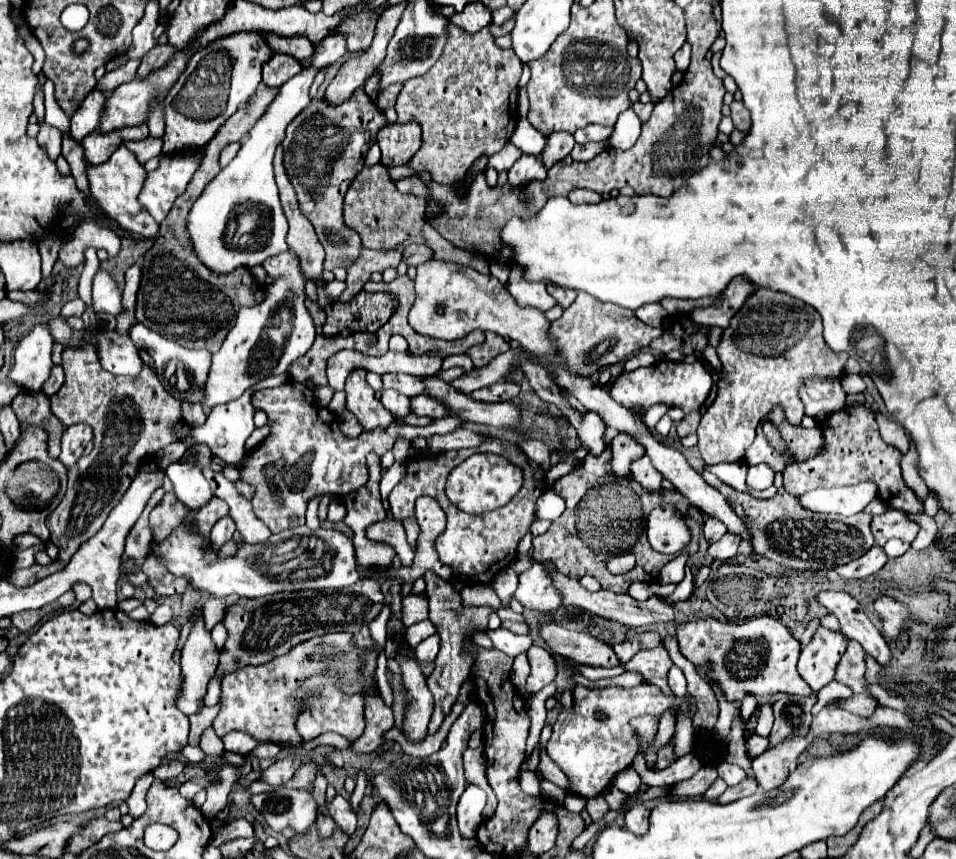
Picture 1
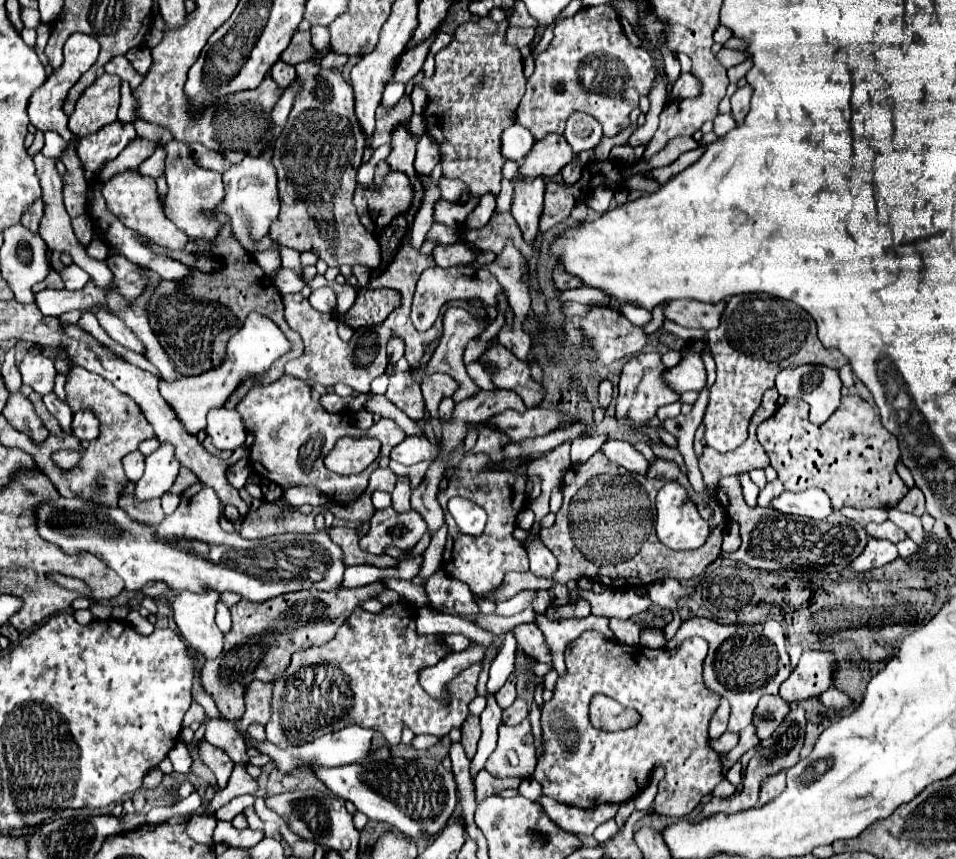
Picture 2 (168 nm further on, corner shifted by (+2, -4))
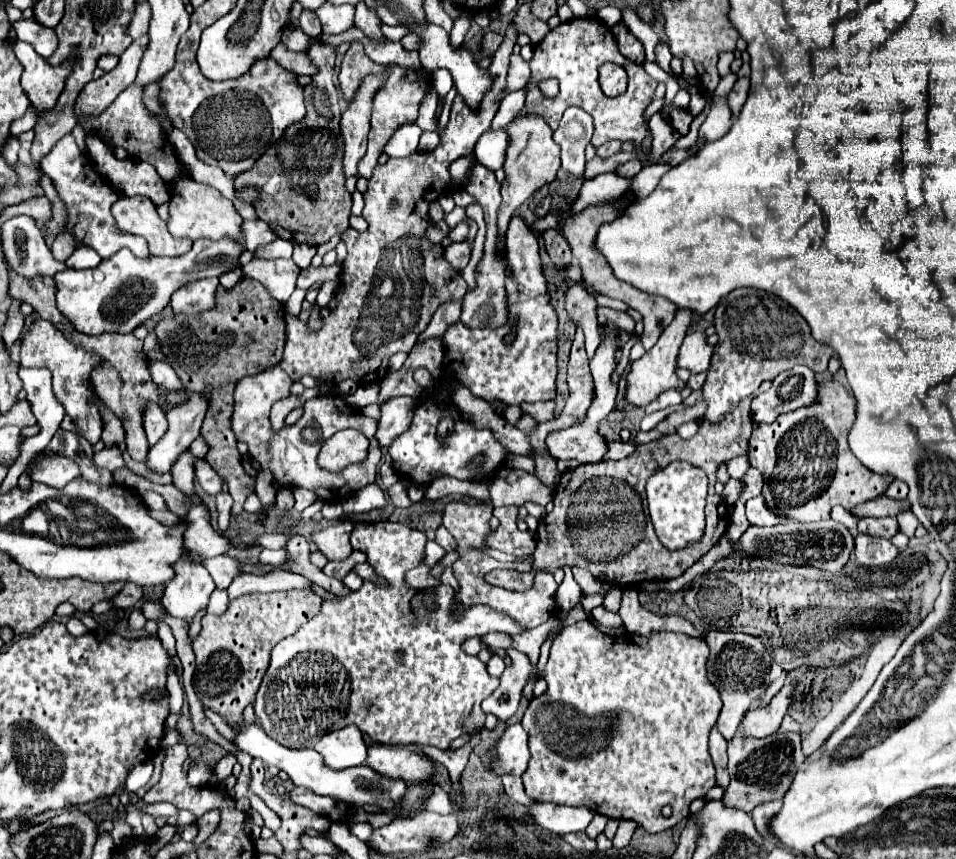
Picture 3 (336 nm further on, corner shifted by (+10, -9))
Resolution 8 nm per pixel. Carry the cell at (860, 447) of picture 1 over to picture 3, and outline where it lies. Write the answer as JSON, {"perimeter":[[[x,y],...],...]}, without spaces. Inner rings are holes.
{"perimeter":[[[835,380],[819,384],[819,398],[813,406],[797,408],[795,412],[787,412],[779,416],[773,424],[759,424],[753,428],[749,440],[749,464],[765,476],[765,486],[769,486],[775,508],[795,508],[795,518],[801,522],[819,522],[829,520],[831,508],[841,504],[843,508],[851,510],[859,502],[873,500],[889,488],[891,478],[883,474],[875,474],[867,470],[849,450],[847,436],[855,422],[855,398]]]}

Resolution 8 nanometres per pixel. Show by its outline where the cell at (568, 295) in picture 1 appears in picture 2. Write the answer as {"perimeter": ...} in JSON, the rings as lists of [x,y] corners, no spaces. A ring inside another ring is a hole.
{"perimeter":[[[555,265],[555,271],[553,271],[553,281],[555,281],[555,287],[557,287],[559,291],[579,289],[579,287],[583,285],[577,277],[571,277],[571,275],[563,273],[563,269],[559,269],[559,265]]]}

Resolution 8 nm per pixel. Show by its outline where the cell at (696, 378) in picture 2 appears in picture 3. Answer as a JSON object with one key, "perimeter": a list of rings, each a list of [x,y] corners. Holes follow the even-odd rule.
{"perimeter":[[[691,332],[679,350],[679,368],[689,368],[693,374],[705,372],[711,366],[713,346],[707,342],[705,332]]]}

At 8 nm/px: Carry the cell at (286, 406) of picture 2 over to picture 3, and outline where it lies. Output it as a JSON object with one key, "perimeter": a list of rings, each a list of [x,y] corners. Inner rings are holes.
{"perimeter":[[[273,366],[255,376],[245,376],[237,384],[233,432],[237,434],[237,440],[243,440],[249,444],[251,458],[255,458],[261,464],[261,468],[273,470],[275,482],[279,486],[301,486],[301,488],[313,490],[319,498],[327,502],[343,502],[353,492],[365,488],[367,484],[373,484],[377,478],[377,464],[381,460],[381,450],[377,448],[377,442],[375,442],[377,420],[363,416],[359,408],[349,406],[337,392],[319,394],[307,400],[303,406],[303,416],[297,420],[297,424],[289,428],[281,428],[279,432],[271,430],[271,422],[269,422],[271,406],[279,398],[289,396],[291,384],[293,380],[279,366]],[[345,428],[355,428],[369,438],[369,454],[363,462],[349,464],[341,472],[327,472],[317,464],[319,450],[327,438],[331,438],[335,432],[345,430]]]}

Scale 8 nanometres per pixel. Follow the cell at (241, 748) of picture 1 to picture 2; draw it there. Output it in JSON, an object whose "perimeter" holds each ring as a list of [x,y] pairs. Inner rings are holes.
{"perimeter":[[[249,725],[245,745],[247,745],[247,747],[253,747],[251,741],[265,741],[265,727],[263,727],[263,725]]]}

